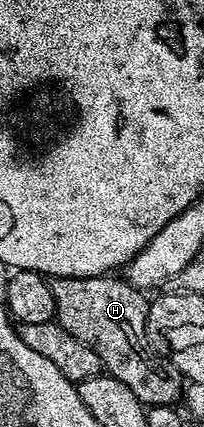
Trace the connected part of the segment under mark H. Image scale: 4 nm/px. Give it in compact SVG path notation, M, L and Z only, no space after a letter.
M118 275L101 277L51 277L50 290L58 324L76 335L80 343L96 351L99 366L109 376L120 379L143 405L174 405L182 393L184 378L178 368L148 347L146 311L148 297Z

